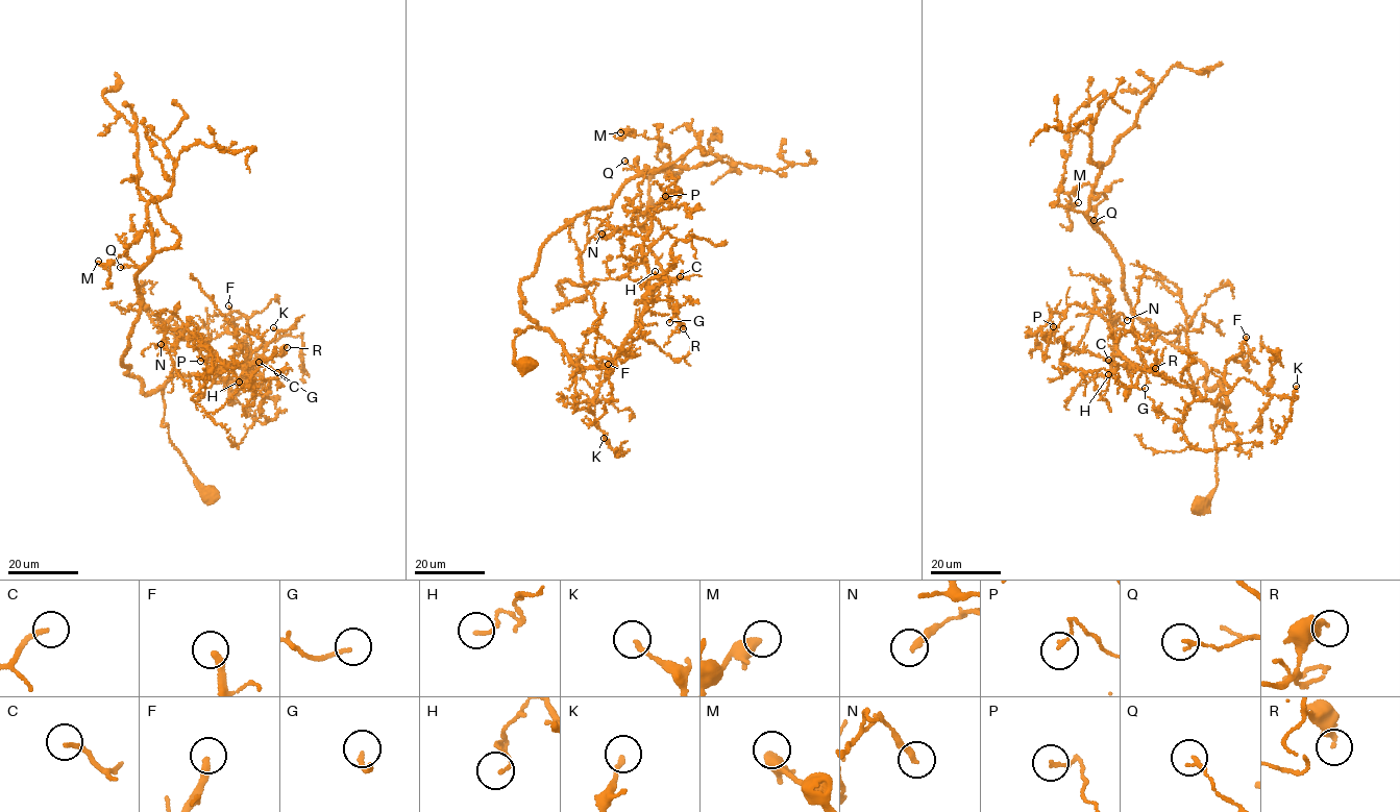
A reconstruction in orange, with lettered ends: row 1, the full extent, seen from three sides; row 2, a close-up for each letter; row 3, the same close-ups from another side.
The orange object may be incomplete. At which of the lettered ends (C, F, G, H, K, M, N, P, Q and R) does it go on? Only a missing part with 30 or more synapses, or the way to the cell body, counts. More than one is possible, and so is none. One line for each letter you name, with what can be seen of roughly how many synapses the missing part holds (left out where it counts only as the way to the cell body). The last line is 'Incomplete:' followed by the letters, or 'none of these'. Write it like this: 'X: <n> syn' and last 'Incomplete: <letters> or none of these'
C: 50 syn
F: 130 syn
Incomplete: C, F

